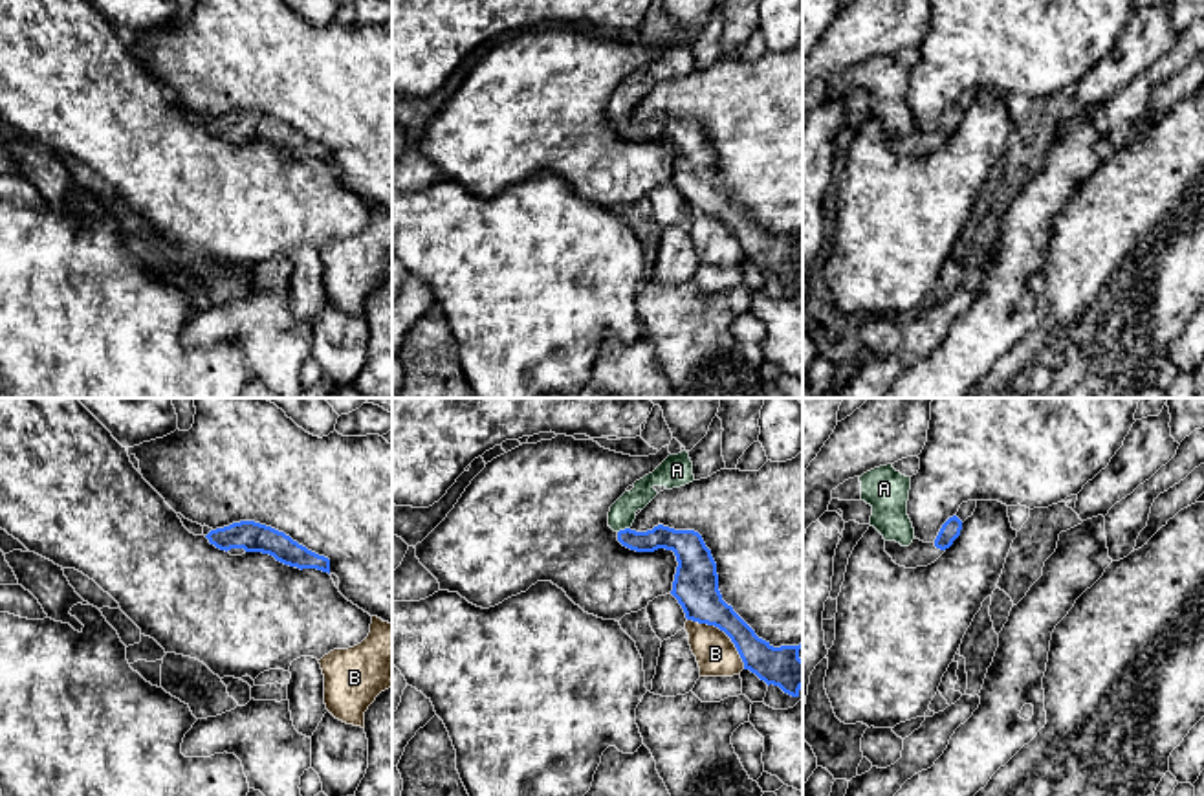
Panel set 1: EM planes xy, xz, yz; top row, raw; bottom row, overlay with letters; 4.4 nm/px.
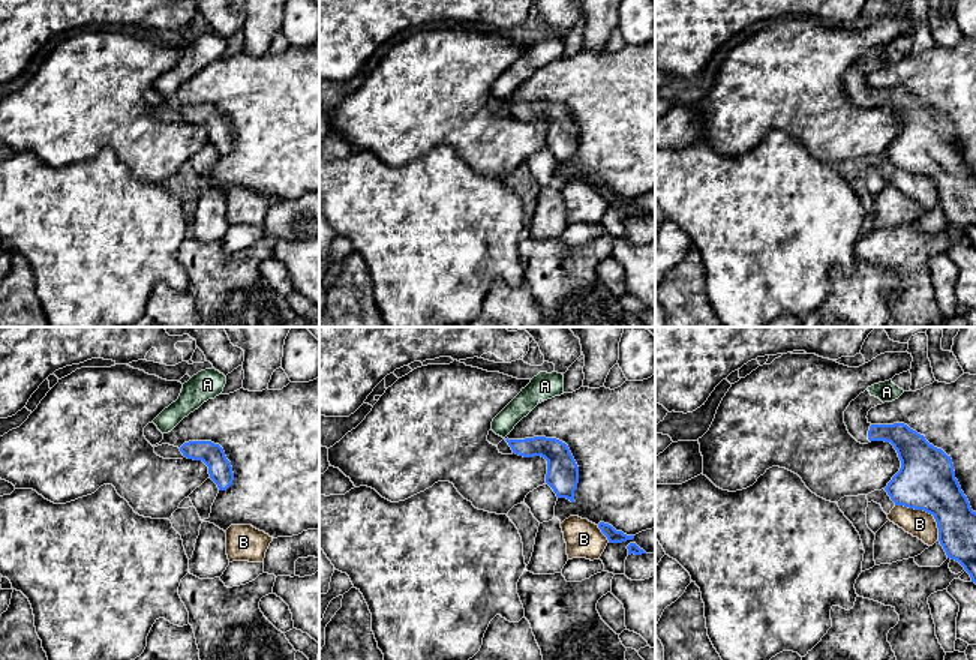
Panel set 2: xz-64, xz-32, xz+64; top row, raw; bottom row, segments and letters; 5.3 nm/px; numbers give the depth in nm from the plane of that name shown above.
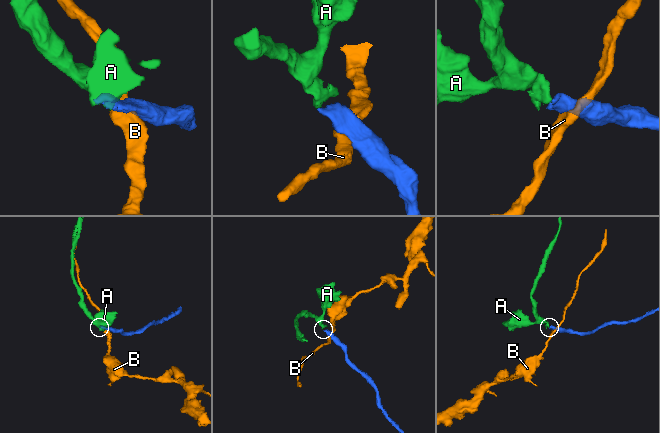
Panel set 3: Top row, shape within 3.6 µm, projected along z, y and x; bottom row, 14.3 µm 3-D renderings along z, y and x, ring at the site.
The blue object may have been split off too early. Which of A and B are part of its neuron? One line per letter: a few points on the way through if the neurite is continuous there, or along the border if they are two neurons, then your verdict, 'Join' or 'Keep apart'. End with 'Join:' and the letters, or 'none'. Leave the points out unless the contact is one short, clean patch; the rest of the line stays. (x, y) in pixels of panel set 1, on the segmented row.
A: Path across: xz (680, 541), (636, 540), (625, 529), (622, 514). Join
B: Keep apart
Join: A

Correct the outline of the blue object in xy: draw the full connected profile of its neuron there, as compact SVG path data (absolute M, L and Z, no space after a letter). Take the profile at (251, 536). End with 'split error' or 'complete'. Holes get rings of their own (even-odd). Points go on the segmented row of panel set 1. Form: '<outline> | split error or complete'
M240 521L224 528L211 530L207 536L211 545L220 550L244 548L246 552L262 552L277 561L297 569L317 569L330 574L330 559L319 556L293 541L284 532L271 526Z | complete

